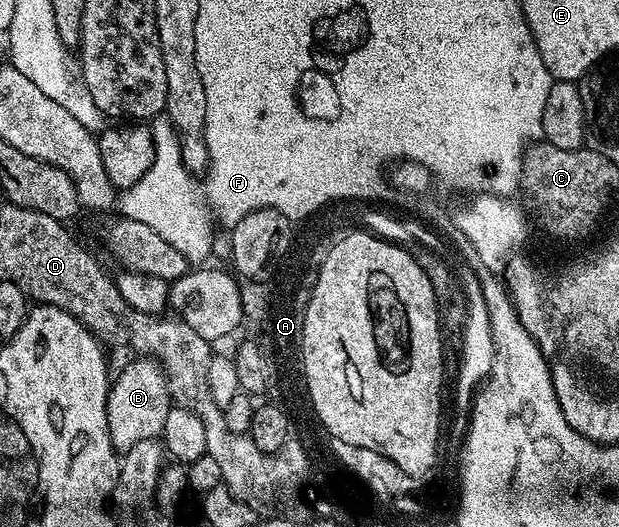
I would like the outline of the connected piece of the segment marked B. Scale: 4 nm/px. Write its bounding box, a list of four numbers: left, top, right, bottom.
[106,356,171,452]

